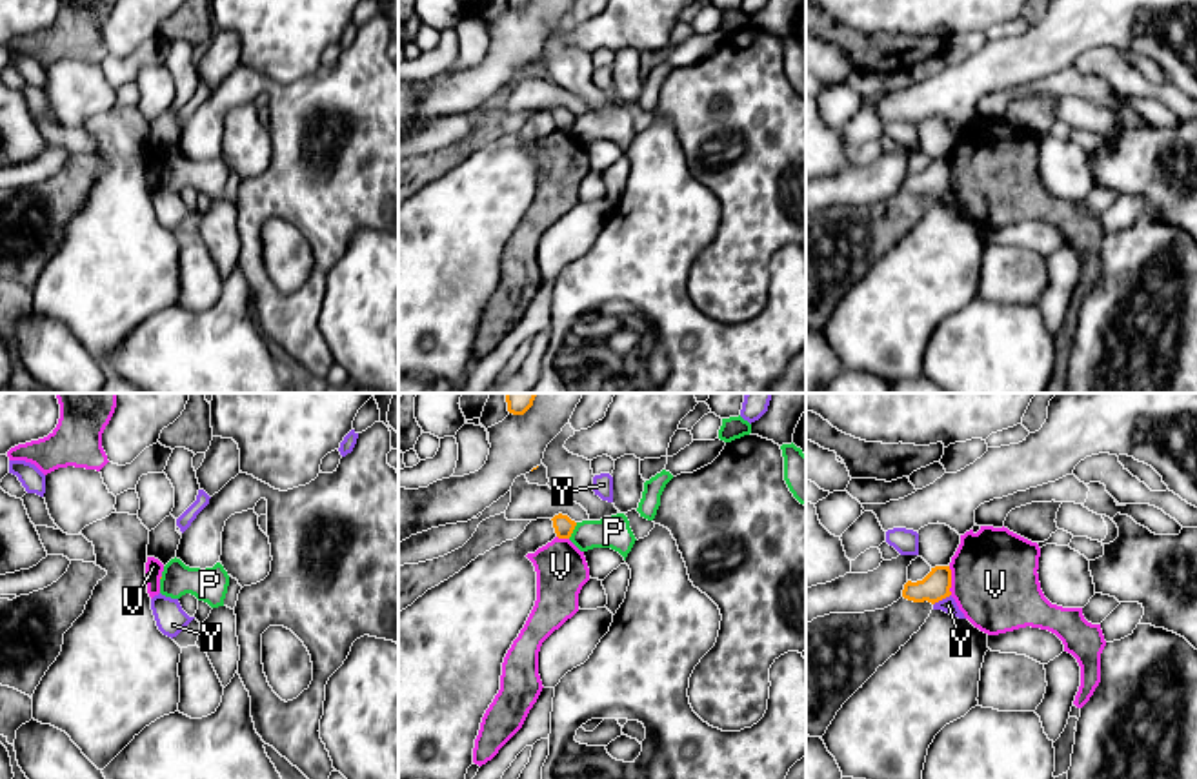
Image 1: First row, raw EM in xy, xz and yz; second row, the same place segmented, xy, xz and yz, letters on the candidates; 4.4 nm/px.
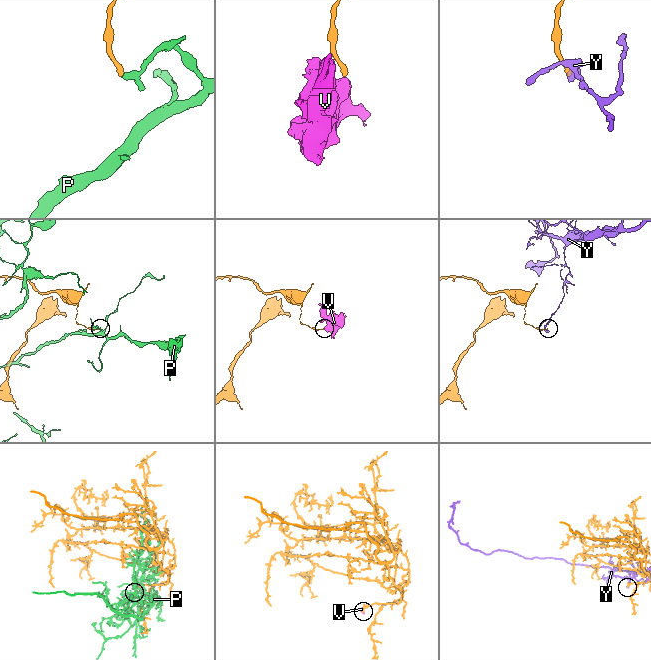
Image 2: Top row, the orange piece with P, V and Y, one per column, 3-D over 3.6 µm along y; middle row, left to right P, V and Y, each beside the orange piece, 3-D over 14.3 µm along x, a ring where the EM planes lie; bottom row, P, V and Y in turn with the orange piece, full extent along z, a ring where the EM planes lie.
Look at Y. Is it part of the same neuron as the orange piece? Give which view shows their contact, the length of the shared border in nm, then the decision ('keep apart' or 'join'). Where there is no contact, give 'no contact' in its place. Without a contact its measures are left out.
yz | 90 nm | keep apart

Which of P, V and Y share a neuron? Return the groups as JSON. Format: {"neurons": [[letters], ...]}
{"neurons": [["P"], ["V"], ["Y"]]}

